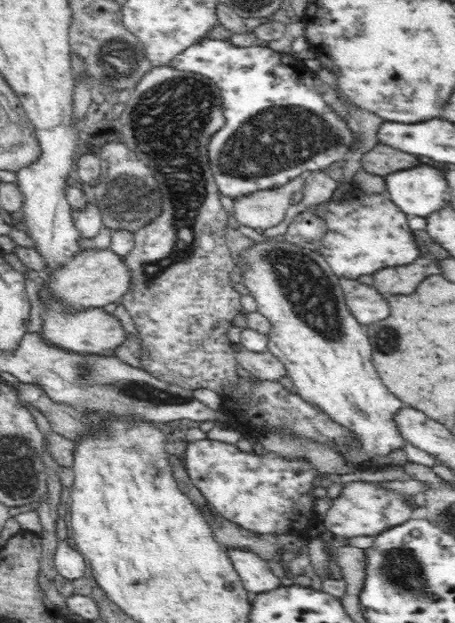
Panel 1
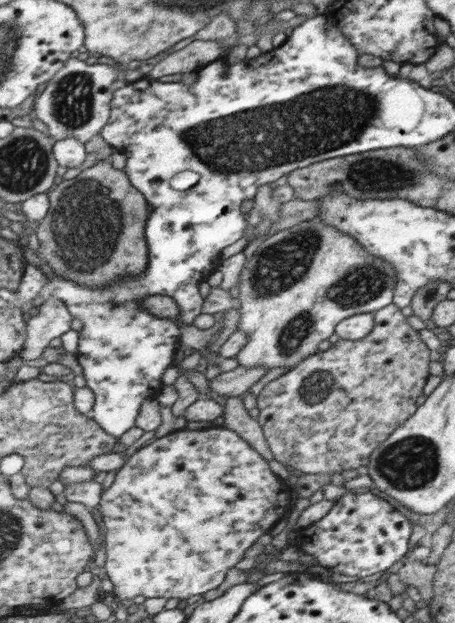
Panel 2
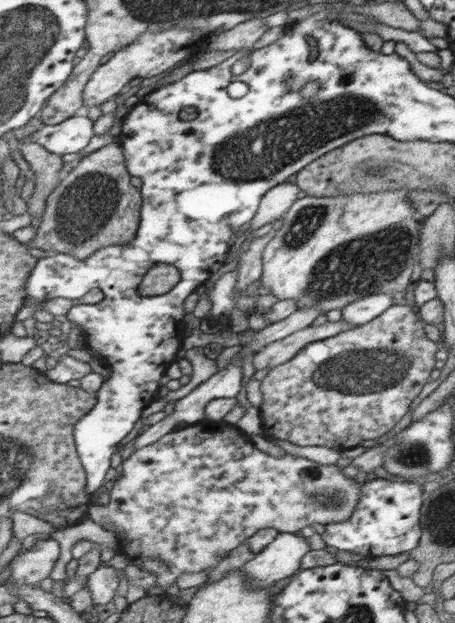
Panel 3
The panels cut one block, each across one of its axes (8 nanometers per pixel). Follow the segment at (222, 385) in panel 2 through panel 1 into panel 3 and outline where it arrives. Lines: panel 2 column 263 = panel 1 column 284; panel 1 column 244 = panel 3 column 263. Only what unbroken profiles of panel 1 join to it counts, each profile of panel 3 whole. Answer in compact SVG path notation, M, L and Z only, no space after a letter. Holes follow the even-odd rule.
M340 319L336 323L327 321L325 324L314 327L307 326L302 330L293 332L290 336L276 340L259 350L252 358L255 370L263 368L274 368L280 364L284 364L292 360L299 350L302 350L307 344L325 339L332 335L338 334L340 331L351 329L353 324L348 324L345 320Z

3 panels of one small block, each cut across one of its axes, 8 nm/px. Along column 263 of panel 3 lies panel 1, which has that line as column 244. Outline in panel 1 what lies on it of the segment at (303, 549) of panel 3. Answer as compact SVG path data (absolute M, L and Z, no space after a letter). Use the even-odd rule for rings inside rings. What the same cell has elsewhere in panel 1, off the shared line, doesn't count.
M225 548L225 550L228 551L228 557L232 559L232 564L248 592L262 594L281 585L280 579L270 571L267 561L256 556L251 550L241 548Z

